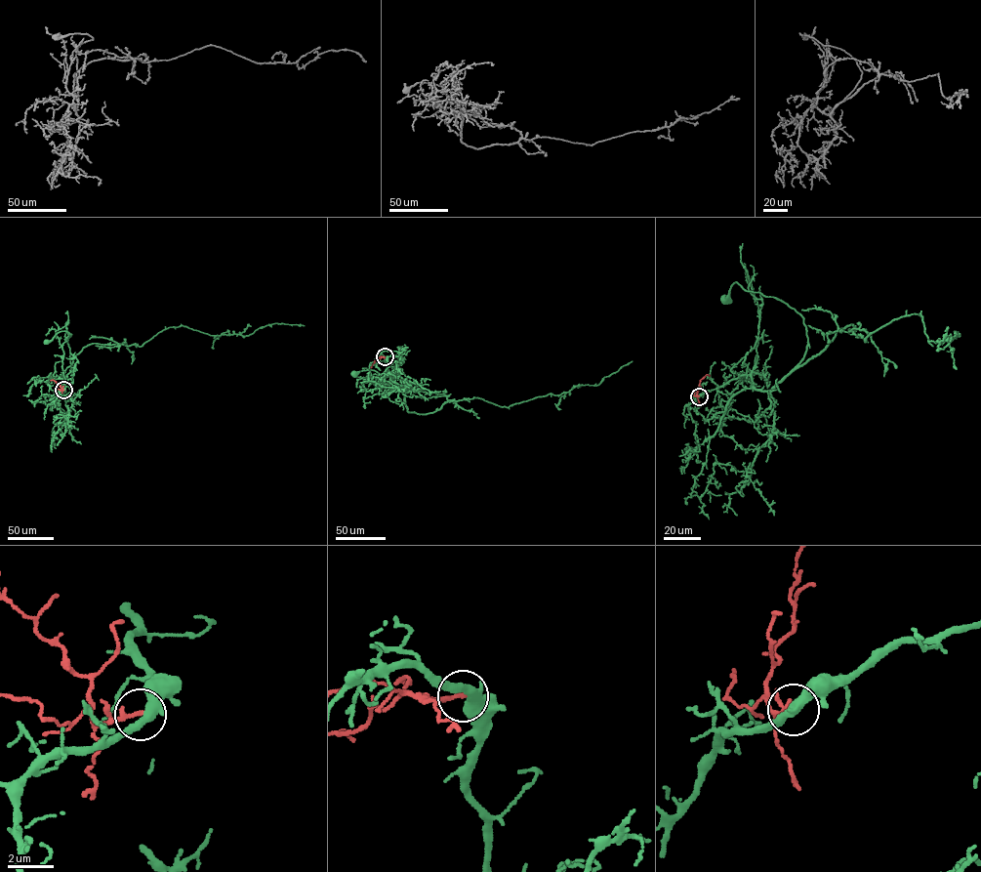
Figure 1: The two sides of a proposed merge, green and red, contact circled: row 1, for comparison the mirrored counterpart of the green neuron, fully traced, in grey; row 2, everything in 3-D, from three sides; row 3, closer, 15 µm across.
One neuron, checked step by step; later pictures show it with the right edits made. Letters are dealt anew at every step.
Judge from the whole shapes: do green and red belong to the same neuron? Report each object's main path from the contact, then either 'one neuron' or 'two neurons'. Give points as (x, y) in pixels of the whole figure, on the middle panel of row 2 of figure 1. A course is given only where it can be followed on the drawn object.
green runs (385, 356), (391, 381), (405, 388), (404, 400), (400, 404), (389, 399), (380, 375), (375, 370), (353, 373); red runs (385, 356), (375, 360), (371, 367); two neurons

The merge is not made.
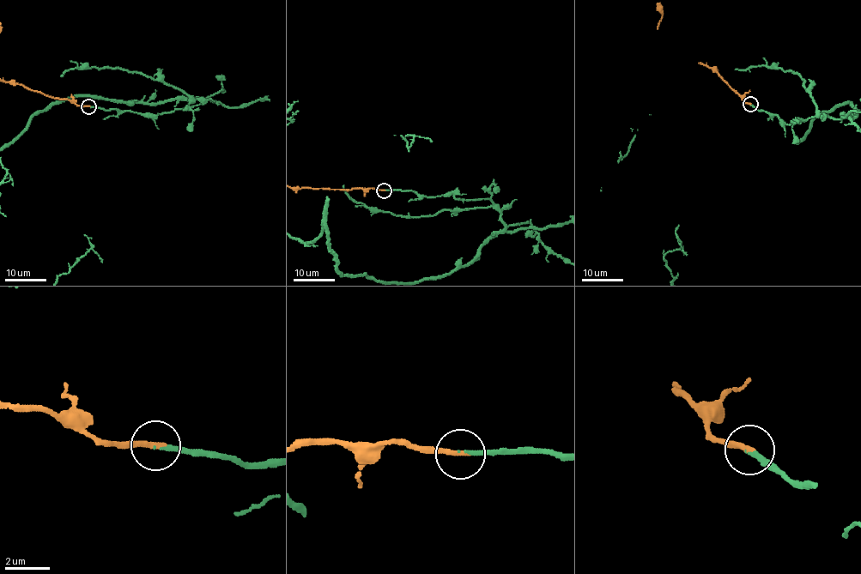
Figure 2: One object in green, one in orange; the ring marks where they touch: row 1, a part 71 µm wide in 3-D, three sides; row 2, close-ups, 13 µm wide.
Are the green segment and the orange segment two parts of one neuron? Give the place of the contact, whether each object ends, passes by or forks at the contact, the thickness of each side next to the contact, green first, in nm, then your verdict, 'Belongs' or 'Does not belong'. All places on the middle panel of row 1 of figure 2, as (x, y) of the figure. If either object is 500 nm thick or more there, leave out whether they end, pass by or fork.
Place: (384, 190). At the ring green ends. At the ring orange ends. Thickness 110 nm (green) against 240 nm. Belongs

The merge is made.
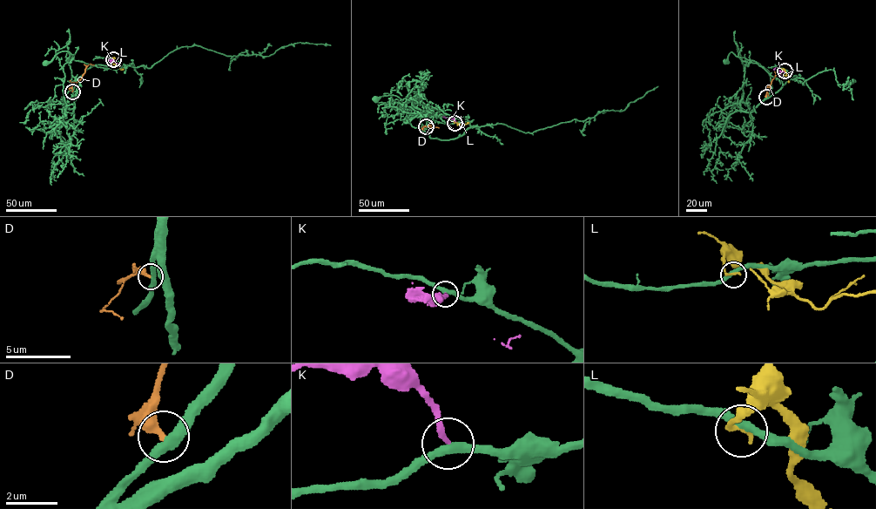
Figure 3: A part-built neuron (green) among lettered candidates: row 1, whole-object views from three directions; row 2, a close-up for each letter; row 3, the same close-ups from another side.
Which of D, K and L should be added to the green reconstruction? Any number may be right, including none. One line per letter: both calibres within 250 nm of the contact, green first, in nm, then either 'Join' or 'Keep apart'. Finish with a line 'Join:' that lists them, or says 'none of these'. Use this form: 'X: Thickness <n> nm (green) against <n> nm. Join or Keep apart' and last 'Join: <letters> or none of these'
D: Thickness 360 nm (green) against 400 nm. Keep apart
K: Thickness 320 nm (green) against 200 nm. Join
L: Thickness 300 nm (green) against 200 nm. Keep apart
Join: K

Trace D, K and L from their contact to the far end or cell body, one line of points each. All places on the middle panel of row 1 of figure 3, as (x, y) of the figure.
D: (426, 126), (430, 125), (439, 127)
K: (455, 122), (444, 117)
L: (454, 123), (461, 125), (468, 122)

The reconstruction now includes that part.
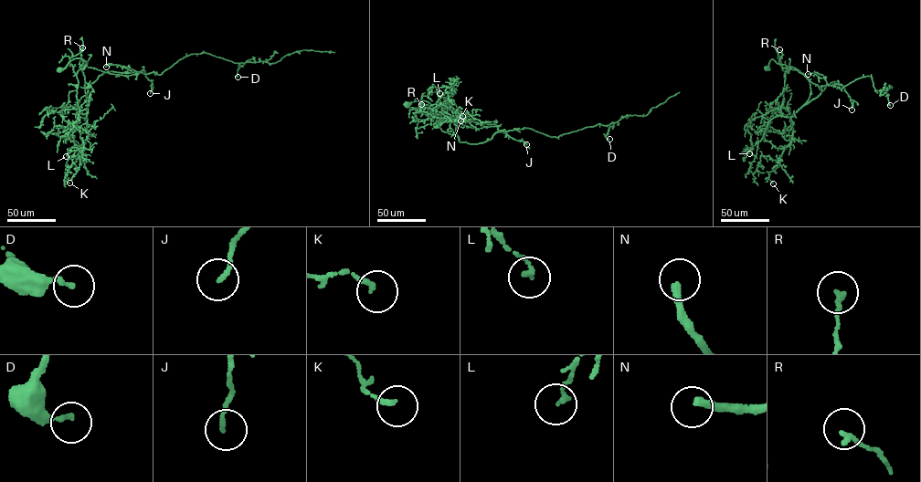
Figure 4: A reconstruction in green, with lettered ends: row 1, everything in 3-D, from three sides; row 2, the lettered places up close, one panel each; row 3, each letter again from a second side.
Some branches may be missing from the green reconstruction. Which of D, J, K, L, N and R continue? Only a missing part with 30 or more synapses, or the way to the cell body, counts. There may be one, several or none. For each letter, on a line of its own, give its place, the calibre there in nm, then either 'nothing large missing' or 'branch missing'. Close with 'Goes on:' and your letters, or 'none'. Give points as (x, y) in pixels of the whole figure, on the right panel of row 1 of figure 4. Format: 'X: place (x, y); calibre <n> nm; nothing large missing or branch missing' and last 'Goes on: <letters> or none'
D: place (890, 105); calibre 170 nm; nothing large missing
J: place (852, 110); calibre 130 nm; nothing large missing
K: place (773, 183); calibre 170 nm; nothing large missing
L: place (749, 153); calibre 170 nm; nothing large missing
N: place (808, 74); calibre 260 nm; branch missing
R: place (779, 49); calibre 180 nm; nothing large missing
Goes on: N

